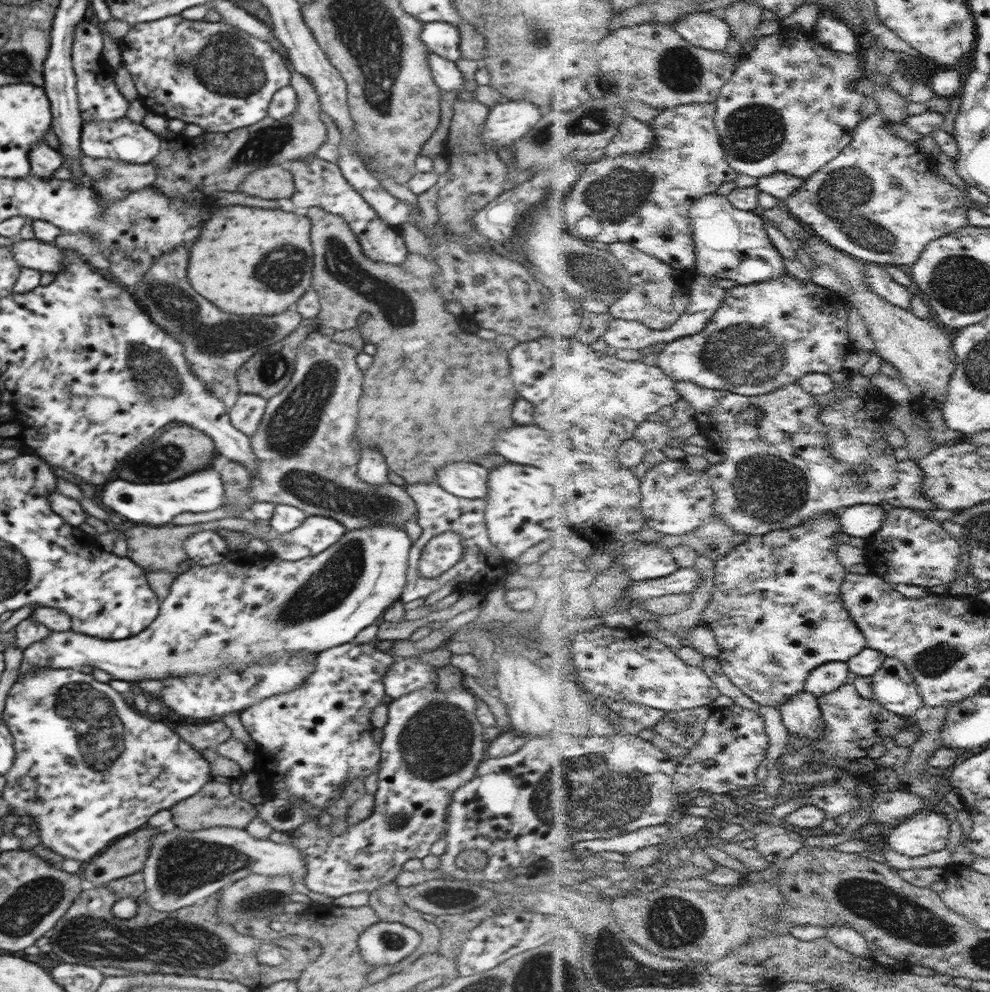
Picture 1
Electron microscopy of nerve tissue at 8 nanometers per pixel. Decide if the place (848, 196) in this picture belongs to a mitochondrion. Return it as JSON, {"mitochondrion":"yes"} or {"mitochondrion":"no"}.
{"mitochondrion":"yes"}

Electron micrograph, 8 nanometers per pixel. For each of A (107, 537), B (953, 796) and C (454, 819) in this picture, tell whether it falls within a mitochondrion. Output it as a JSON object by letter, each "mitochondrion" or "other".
{"A":"other","B":"other","C":"other"}

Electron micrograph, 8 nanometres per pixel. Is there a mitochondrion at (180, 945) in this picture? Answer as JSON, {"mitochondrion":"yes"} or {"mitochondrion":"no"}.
{"mitochondrion":"yes"}

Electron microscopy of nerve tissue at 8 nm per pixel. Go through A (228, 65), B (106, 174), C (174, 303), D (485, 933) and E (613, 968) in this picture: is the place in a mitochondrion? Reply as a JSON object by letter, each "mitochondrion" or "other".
{"A":"mitochondrion","B":"mitochondrion","C":"mitochondrion","D":"other","E":"mitochondrion"}

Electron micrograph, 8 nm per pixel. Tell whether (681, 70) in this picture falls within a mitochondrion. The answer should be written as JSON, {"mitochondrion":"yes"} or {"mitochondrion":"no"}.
{"mitochondrion":"yes"}

